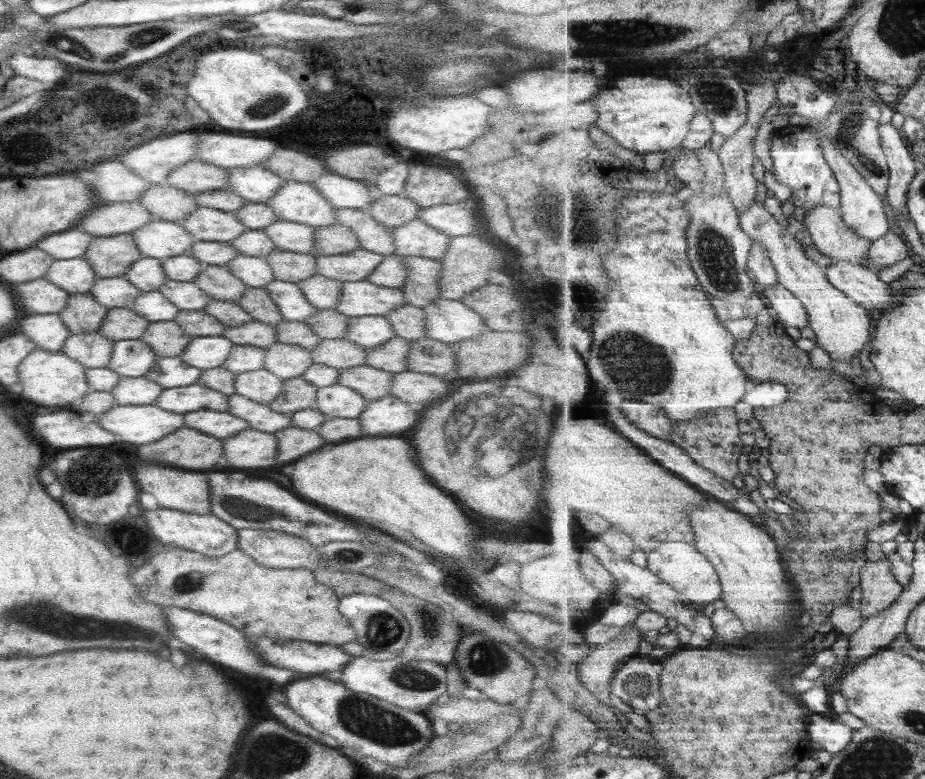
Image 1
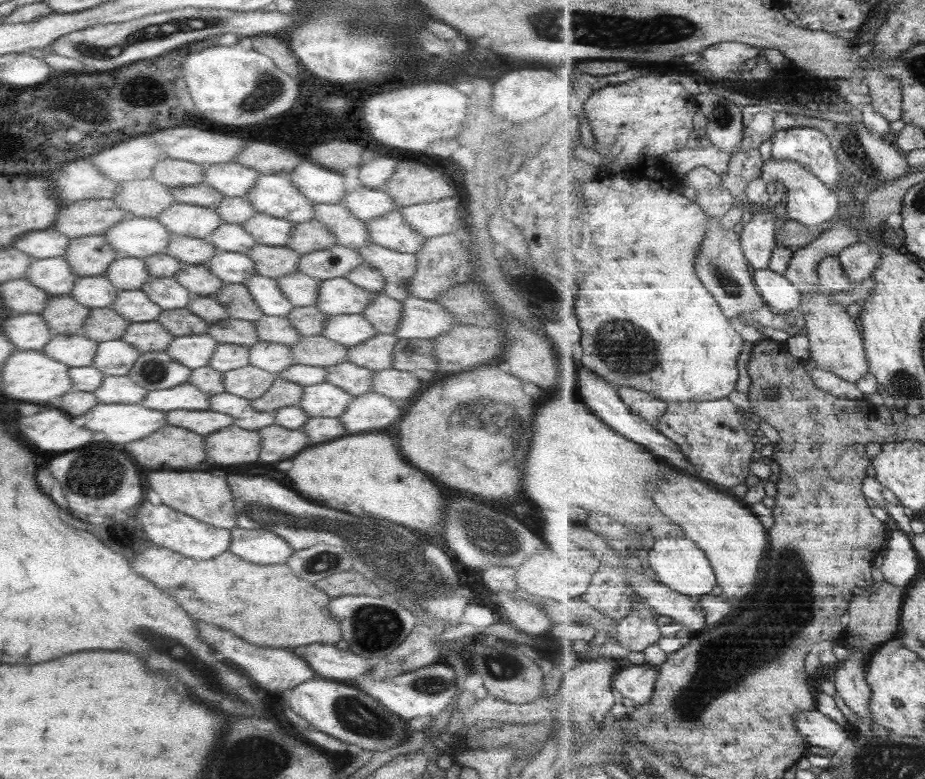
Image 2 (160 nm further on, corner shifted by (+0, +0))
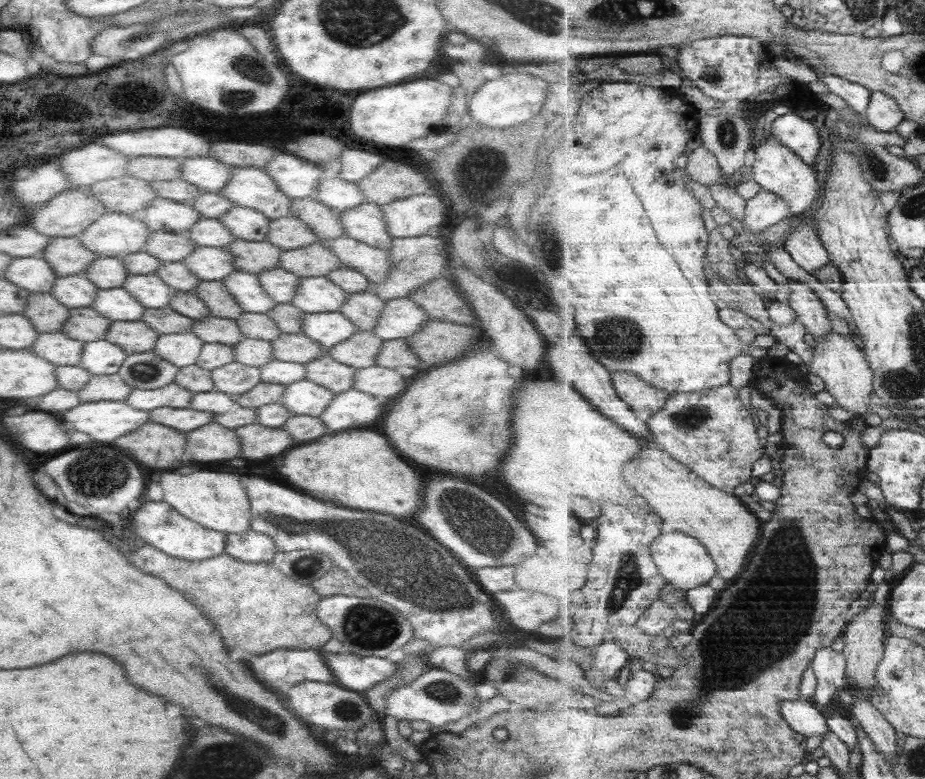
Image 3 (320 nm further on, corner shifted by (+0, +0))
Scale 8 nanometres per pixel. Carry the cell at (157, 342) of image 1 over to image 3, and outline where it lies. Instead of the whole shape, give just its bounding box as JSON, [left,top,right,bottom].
[102,320,158,355]

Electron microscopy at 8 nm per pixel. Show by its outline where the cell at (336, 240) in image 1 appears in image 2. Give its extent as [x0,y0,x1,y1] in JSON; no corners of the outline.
[286,220,335,256]

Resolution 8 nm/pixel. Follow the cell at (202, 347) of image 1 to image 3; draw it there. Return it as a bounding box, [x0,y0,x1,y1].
[151,330,203,369]

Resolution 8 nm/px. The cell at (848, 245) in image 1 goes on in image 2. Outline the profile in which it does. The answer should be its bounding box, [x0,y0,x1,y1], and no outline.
[761,158,839,228]

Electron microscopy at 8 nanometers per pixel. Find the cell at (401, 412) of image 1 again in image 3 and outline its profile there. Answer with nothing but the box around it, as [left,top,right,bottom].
[316,389,386,434]

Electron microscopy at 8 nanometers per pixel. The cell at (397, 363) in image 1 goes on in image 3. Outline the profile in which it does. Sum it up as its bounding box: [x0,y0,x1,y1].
[328,331,382,370]

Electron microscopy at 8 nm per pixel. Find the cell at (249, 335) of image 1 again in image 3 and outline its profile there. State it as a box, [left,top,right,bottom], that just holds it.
[190,316,242,346]

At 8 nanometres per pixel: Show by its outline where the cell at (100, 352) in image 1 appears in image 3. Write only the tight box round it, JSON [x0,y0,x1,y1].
[29,332,83,366]

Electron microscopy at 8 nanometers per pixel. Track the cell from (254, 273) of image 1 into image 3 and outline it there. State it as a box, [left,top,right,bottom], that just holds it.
[182,246,235,281]

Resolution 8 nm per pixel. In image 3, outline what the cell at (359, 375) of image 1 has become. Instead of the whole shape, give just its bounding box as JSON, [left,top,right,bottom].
[304,353,356,395]

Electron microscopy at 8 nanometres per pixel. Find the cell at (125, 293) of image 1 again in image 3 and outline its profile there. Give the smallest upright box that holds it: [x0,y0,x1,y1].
[50,274,97,309]

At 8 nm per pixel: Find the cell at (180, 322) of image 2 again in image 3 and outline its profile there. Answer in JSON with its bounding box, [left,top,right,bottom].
[139,305,194,335]

